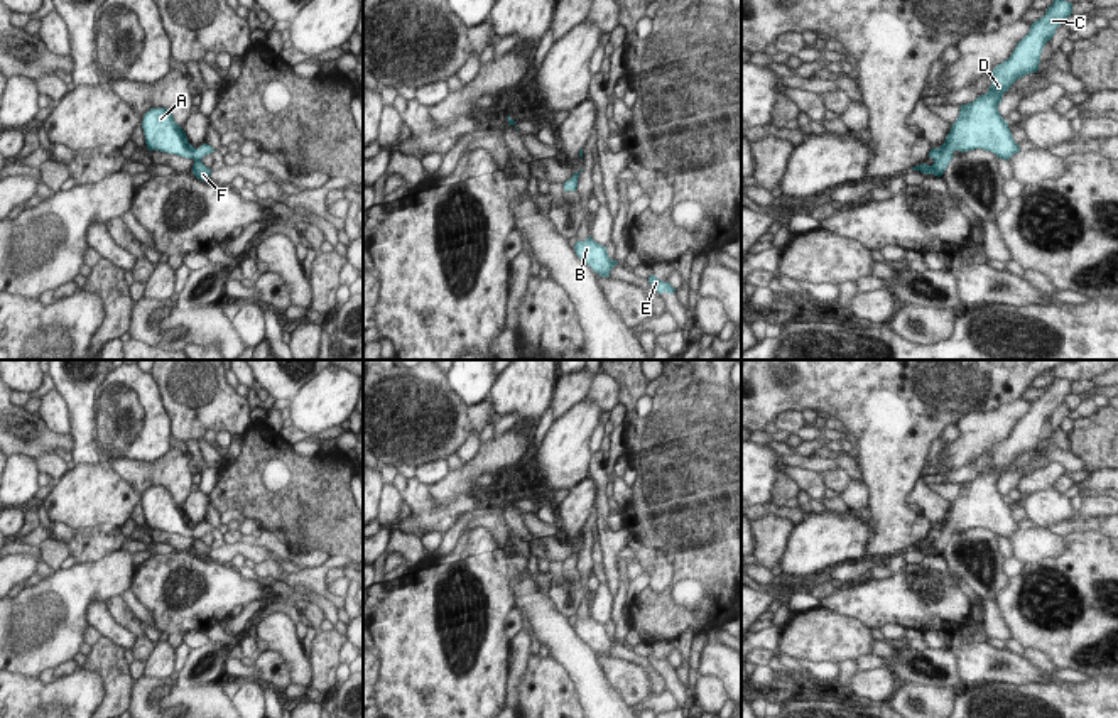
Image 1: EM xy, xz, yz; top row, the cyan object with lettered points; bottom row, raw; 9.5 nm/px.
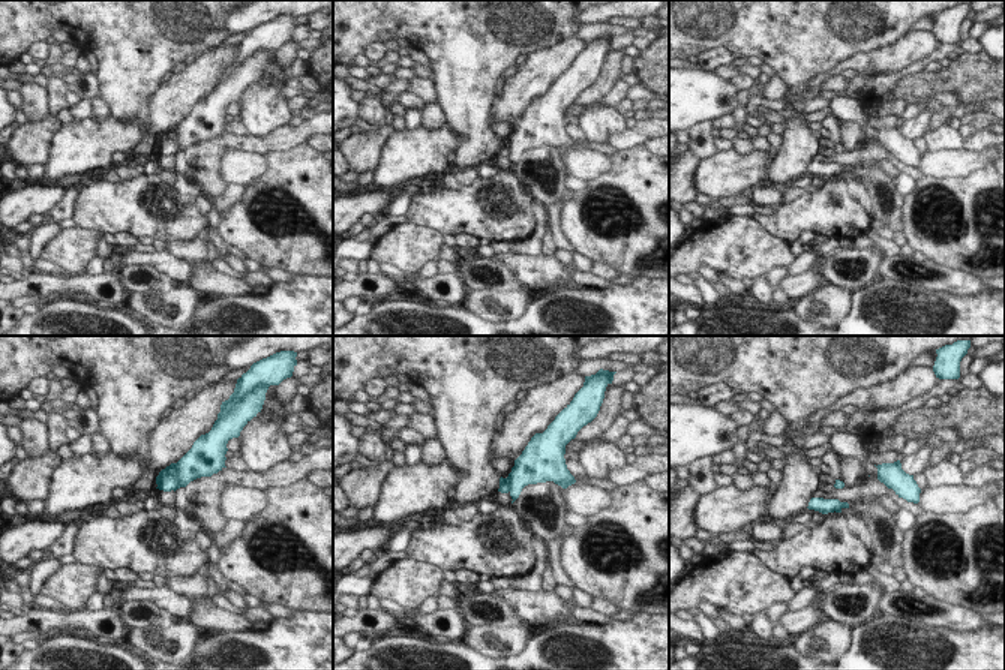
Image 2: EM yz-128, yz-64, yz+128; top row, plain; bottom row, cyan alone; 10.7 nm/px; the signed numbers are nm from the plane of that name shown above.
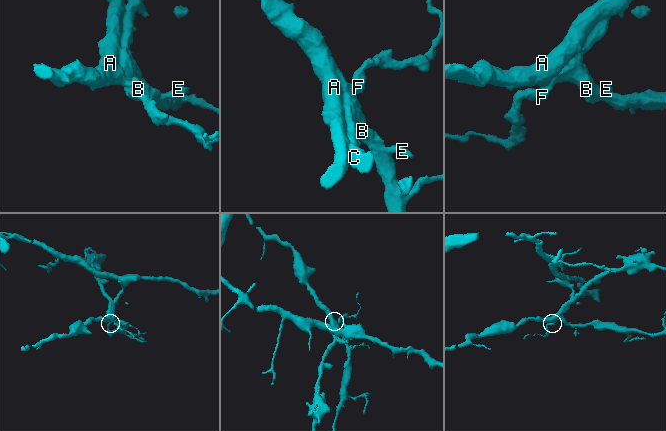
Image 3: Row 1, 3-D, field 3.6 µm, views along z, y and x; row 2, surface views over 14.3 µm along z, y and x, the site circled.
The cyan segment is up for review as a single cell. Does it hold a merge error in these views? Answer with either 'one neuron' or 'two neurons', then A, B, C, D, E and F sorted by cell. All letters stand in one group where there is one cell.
two neurons | A / B C D E F

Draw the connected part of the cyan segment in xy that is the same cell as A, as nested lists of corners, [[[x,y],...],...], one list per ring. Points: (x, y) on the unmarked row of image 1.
[[[150,487],[144,493],[142,507],[149,529],[160,529],[194,539],[201,539],[214,529],[208,522],[194,527],[187,520],[186,510],[174,500],[174,495],[167,487]]]

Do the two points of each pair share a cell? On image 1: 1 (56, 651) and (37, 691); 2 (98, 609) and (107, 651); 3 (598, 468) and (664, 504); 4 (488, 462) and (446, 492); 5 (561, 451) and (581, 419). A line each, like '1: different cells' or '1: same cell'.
1: different cells
2: different cells
3: different cells
4: same cell
5: same cell

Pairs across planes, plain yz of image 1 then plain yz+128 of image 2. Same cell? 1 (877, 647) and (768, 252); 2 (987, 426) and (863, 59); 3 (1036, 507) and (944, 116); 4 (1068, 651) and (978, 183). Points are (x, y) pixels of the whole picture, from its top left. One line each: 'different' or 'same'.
1: different
2: different
3: different
4: same

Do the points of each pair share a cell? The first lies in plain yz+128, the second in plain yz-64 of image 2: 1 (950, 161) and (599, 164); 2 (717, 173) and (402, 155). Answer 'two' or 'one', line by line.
1: one
2: one

